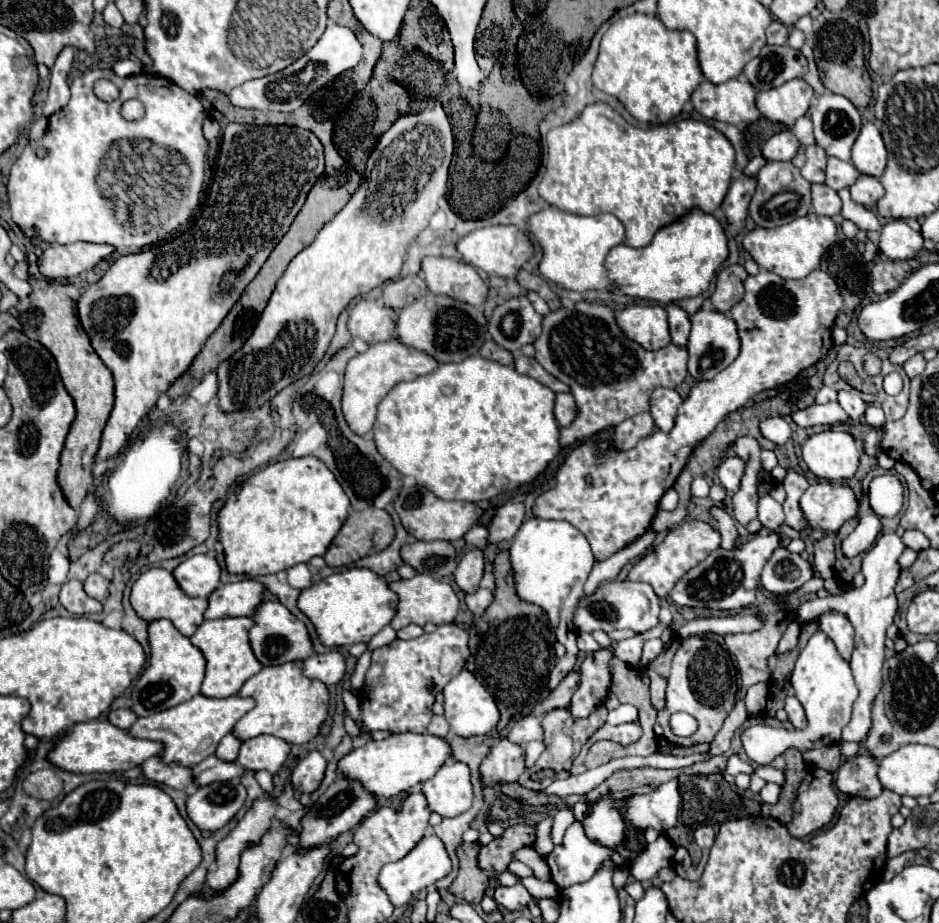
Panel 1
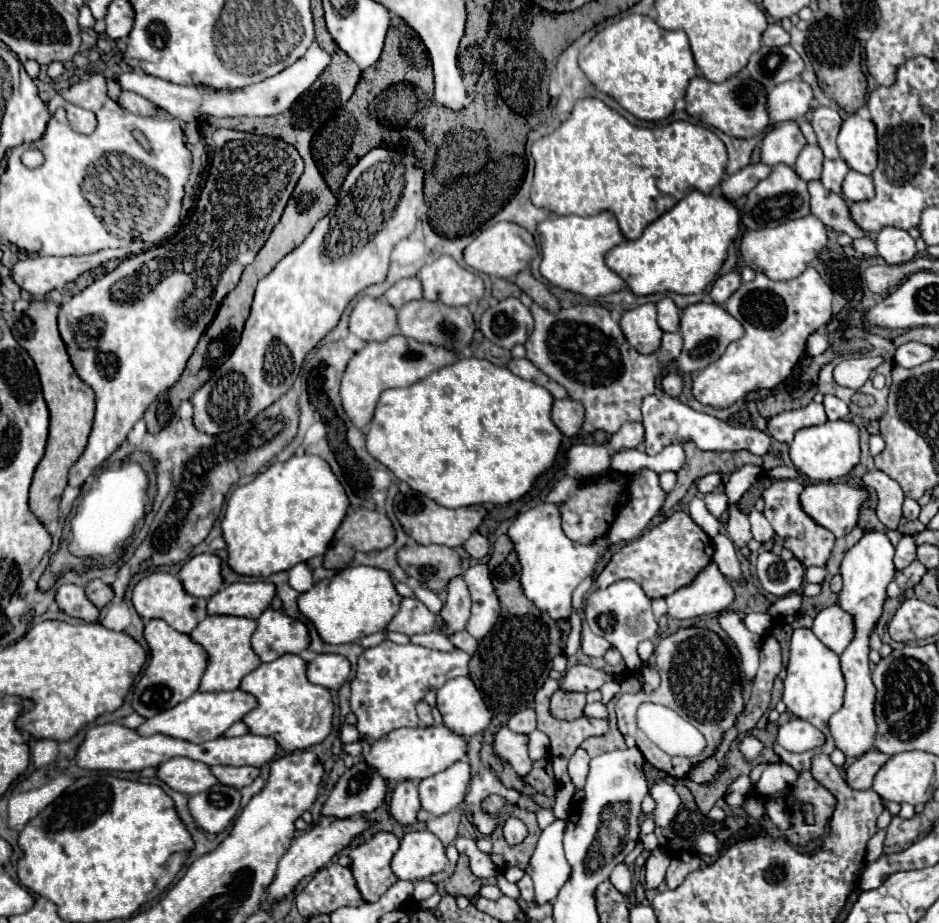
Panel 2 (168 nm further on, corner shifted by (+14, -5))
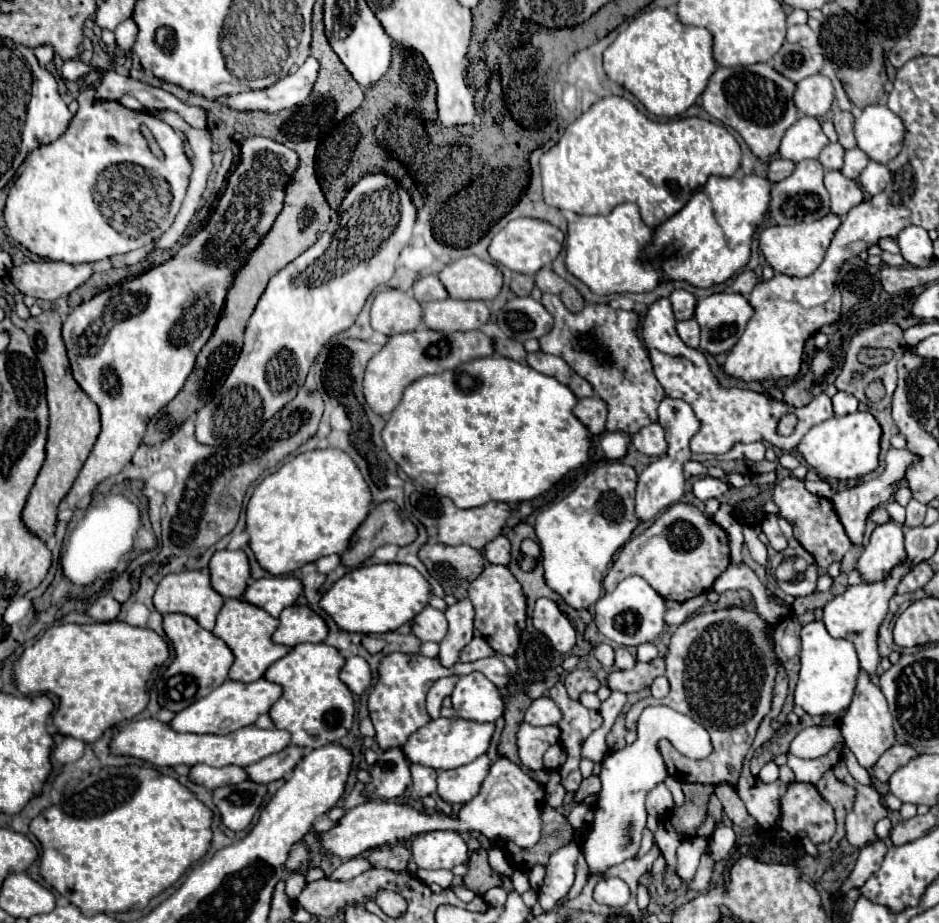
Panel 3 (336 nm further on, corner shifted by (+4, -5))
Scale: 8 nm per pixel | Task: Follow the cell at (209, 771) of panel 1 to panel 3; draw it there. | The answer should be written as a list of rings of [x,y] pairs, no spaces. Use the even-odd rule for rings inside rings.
[[[290,744],[288,748],[272,754],[272,756],[266,756],[264,760],[260,760],[256,764],[246,766],[246,772],[258,784],[268,784],[268,782],[280,780],[288,772],[292,772],[302,756],[304,756],[304,748]]]

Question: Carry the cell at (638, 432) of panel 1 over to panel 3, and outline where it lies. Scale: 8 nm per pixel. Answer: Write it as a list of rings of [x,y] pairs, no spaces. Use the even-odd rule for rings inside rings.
[[[650,424],[646,428],[642,428],[638,434],[632,436],[632,444],[636,446],[638,452],[646,454],[646,456],[664,456],[668,450],[666,438],[664,438],[664,428],[660,424]]]

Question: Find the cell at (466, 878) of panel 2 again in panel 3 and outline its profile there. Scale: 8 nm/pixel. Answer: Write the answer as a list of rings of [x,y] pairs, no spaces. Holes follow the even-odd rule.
[[[478,848],[472,852],[468,860],[468,872],[464,876],[464,884],[474,890],[478,896],[484,896],[494,886],[502,886],[502,878],[490,868],[488,864],[488,852],[484,848]]]

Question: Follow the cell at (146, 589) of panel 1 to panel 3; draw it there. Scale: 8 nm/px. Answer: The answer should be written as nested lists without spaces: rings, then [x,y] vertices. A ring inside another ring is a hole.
[[[186,570],[186,572],[180,572],[180,574],[164,576],[164,580],[156,588],[154,606],[160,614],[180,612],[180,614],[192,616],[202,628],[212,630],[214,624],[216,624],[216,616],[218,616],[220,608],[224,606],[224,598],[212,588],[210,574],[206,570]]]

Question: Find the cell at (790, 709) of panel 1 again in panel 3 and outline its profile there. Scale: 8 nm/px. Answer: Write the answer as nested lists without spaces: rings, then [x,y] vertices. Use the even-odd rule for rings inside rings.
[[[810,726],[804,728],[790,744],[790,754],[798,758],[820,758],[832,748],[844,748],[844,738],[836,726]]]

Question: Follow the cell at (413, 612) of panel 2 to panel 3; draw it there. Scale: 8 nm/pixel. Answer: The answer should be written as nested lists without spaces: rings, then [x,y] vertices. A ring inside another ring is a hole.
[[[426,606],[416,618],[414,618],[414,628],[412,632],[422,640],[430,640],[430,642],[440,642],[446,632],[448,632],[448,620],[444,616],[444,612]]]

